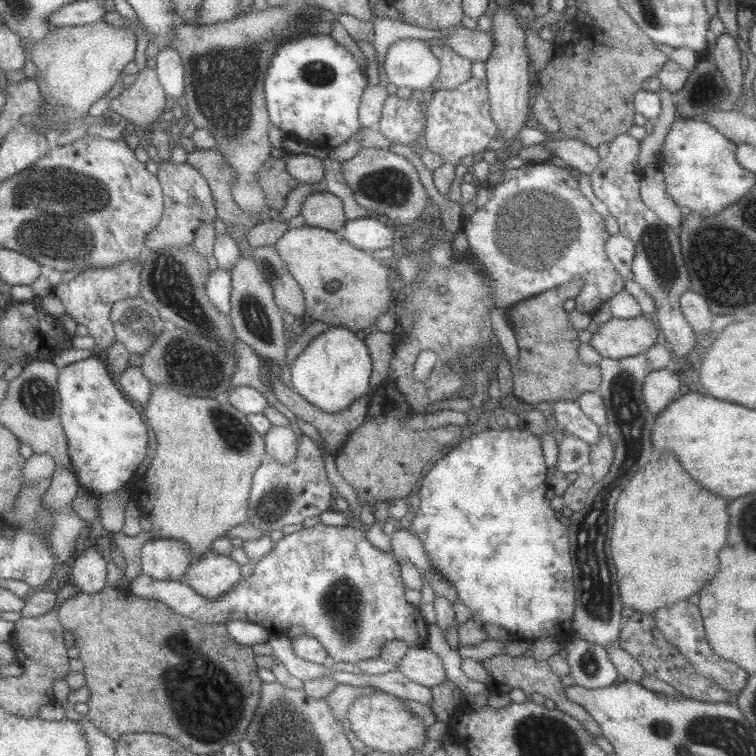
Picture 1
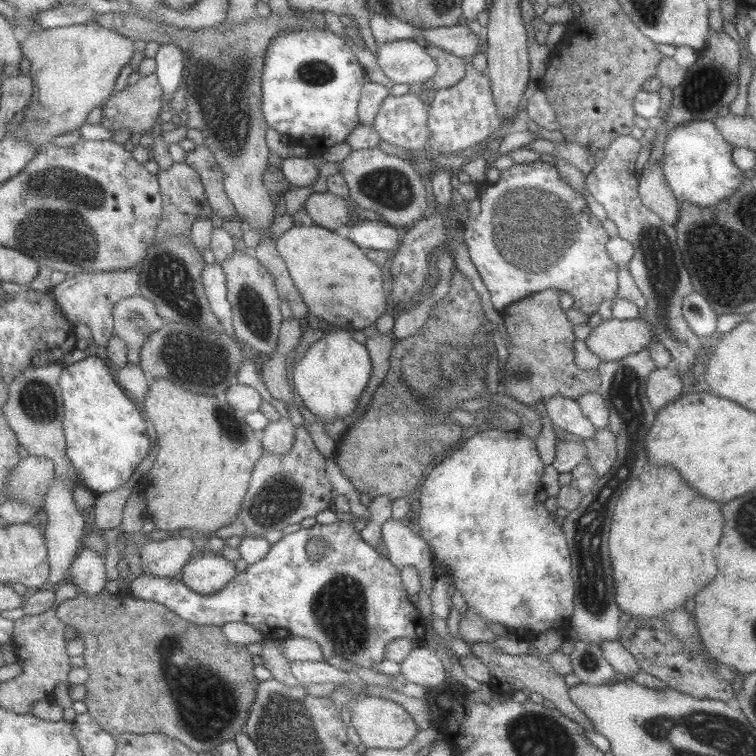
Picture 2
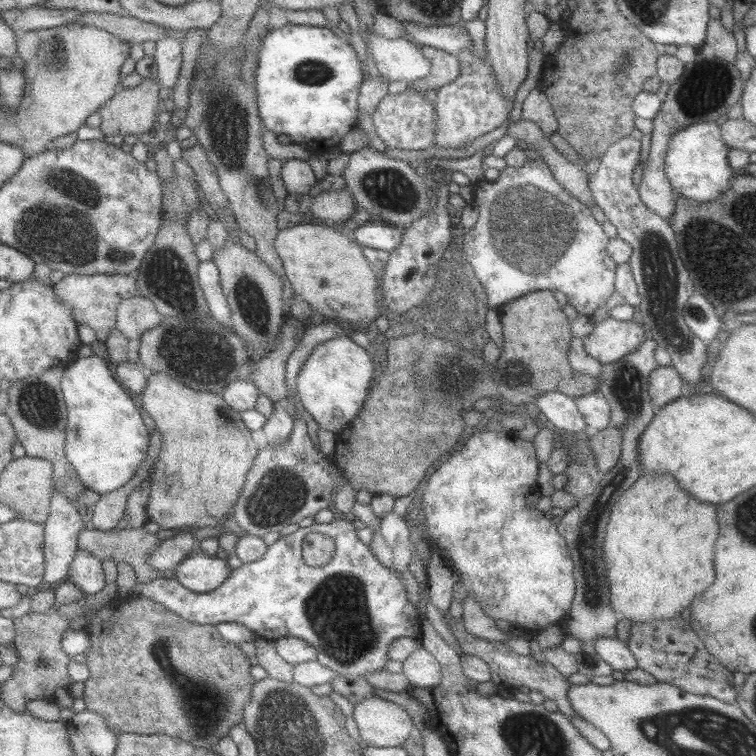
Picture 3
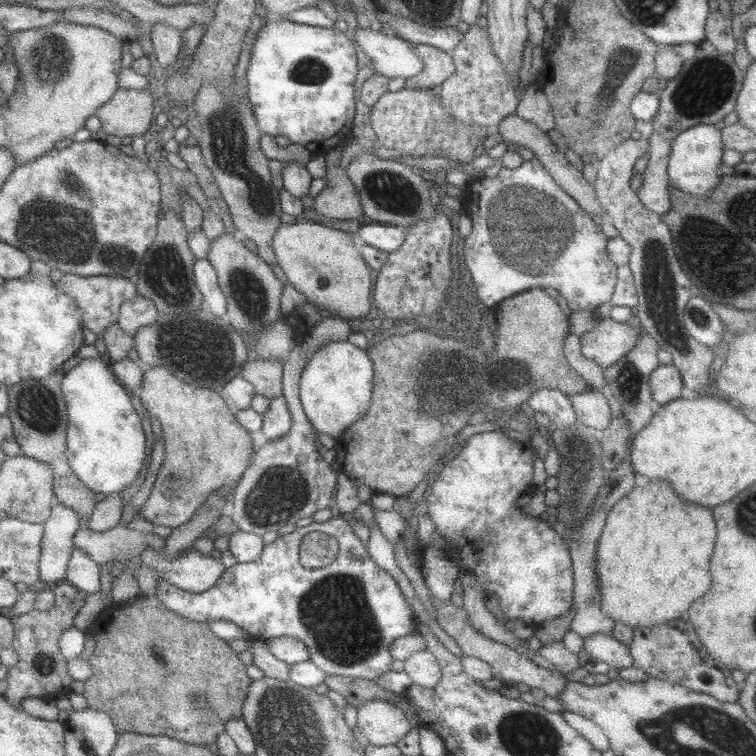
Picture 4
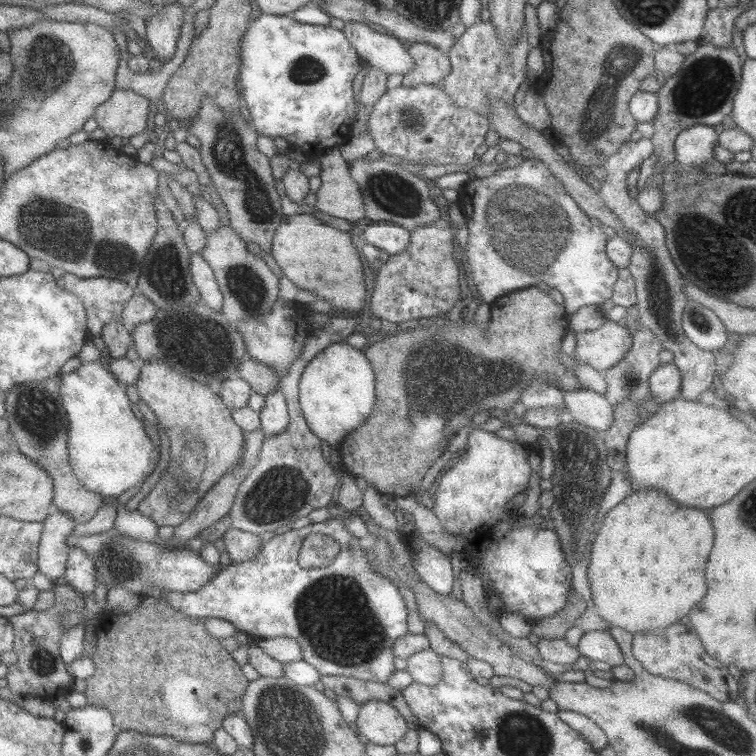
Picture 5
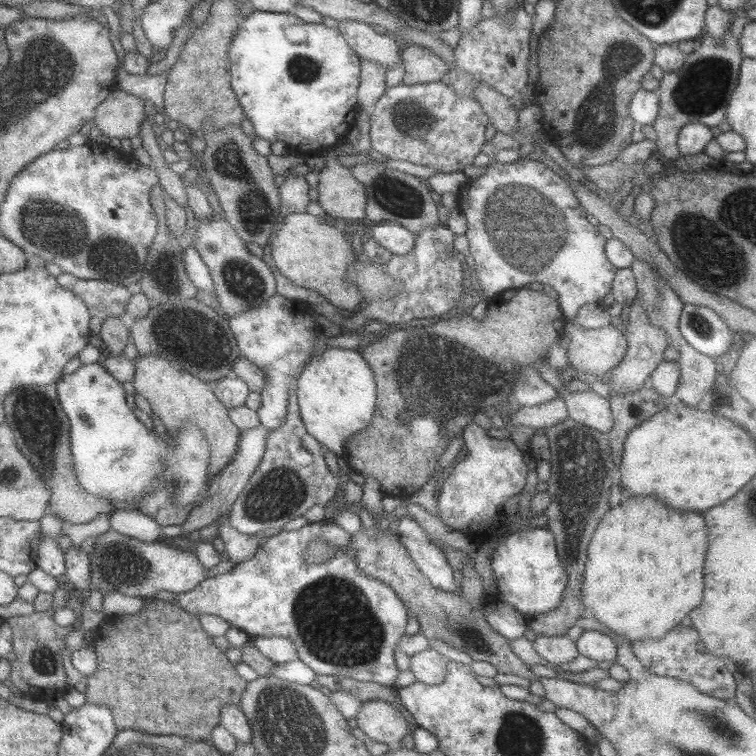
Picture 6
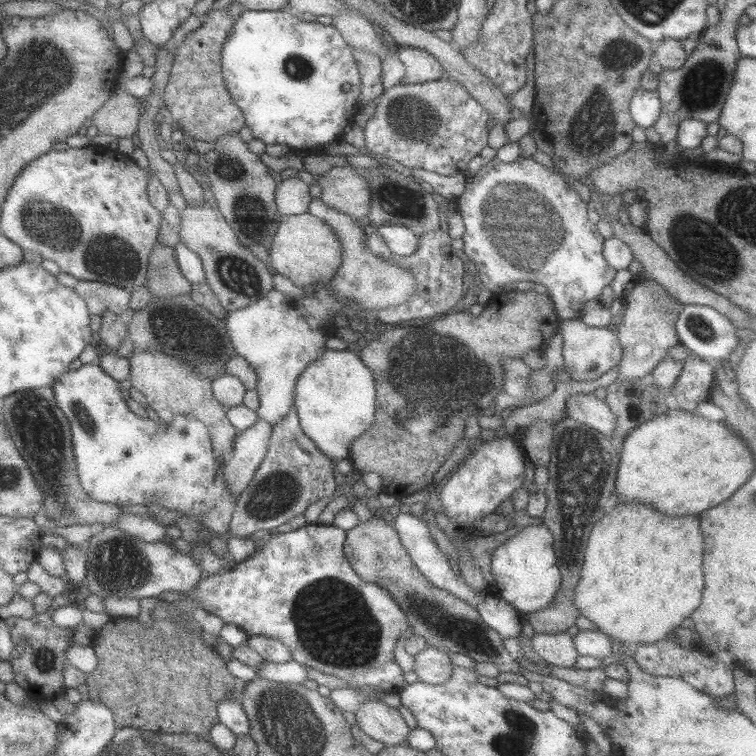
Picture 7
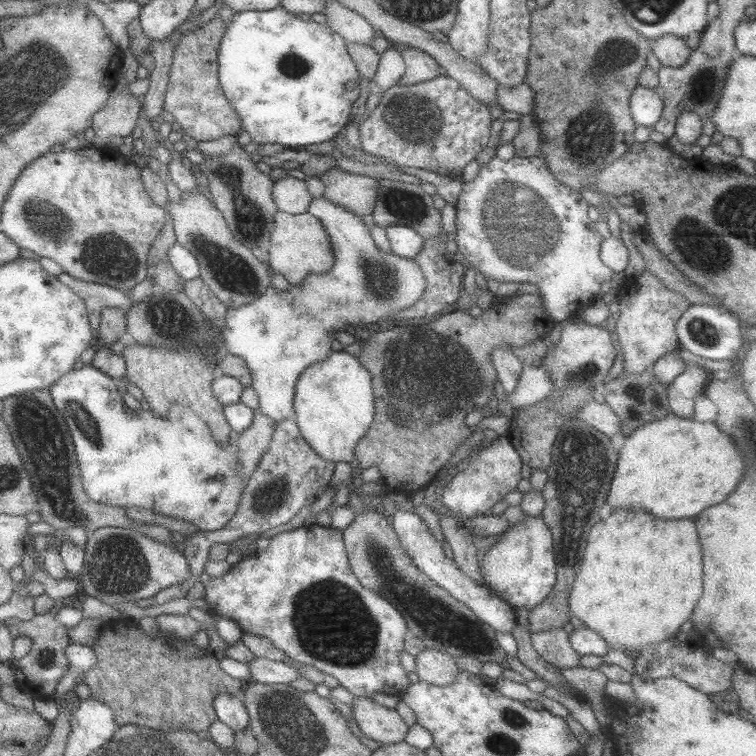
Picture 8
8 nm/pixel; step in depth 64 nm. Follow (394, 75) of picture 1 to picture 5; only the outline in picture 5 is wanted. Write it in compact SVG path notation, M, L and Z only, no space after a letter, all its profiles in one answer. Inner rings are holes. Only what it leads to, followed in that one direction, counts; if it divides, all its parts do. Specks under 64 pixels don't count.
M350 21L344 32L353 41L361 56L386 74L403 74L415 65L408 52L408 42L394 35L380 33L366 23Z

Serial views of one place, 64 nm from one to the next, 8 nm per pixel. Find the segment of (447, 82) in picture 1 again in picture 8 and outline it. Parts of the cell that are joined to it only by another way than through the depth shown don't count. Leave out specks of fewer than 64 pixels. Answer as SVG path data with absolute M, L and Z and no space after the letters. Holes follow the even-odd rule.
M402 47L401 55L406 65L406 72L398 79L397 84L411 85L436 78L443 73L436 59L423 50Z

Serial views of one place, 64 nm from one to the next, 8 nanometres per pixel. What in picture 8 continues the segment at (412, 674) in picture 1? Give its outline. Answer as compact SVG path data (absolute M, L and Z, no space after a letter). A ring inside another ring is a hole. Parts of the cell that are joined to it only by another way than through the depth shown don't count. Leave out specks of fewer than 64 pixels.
M427 648L415 656L415 664L421 682L429 685L452 684L462 671L452 655Z

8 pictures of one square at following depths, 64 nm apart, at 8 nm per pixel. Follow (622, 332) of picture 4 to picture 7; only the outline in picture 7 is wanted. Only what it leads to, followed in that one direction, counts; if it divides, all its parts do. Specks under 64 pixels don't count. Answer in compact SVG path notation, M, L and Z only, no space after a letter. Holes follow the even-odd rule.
M576 318L562 321L560 332L563 336L562 358L564 358L564 365L555 371L558 380L597 381L609 370L620 366L624 351L622 351L622 345L618 340L617 331L613 327L588 326Z

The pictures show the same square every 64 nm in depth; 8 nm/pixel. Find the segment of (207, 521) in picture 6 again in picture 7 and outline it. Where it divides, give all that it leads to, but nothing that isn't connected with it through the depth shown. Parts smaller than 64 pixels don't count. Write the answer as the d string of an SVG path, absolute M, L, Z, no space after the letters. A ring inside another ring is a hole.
M260 418L256 426L252 426L237 438L234 452L226 460L226 476L230 490L236 498L240 498L257 477L257 470L271 452L272 436L275 427Z

